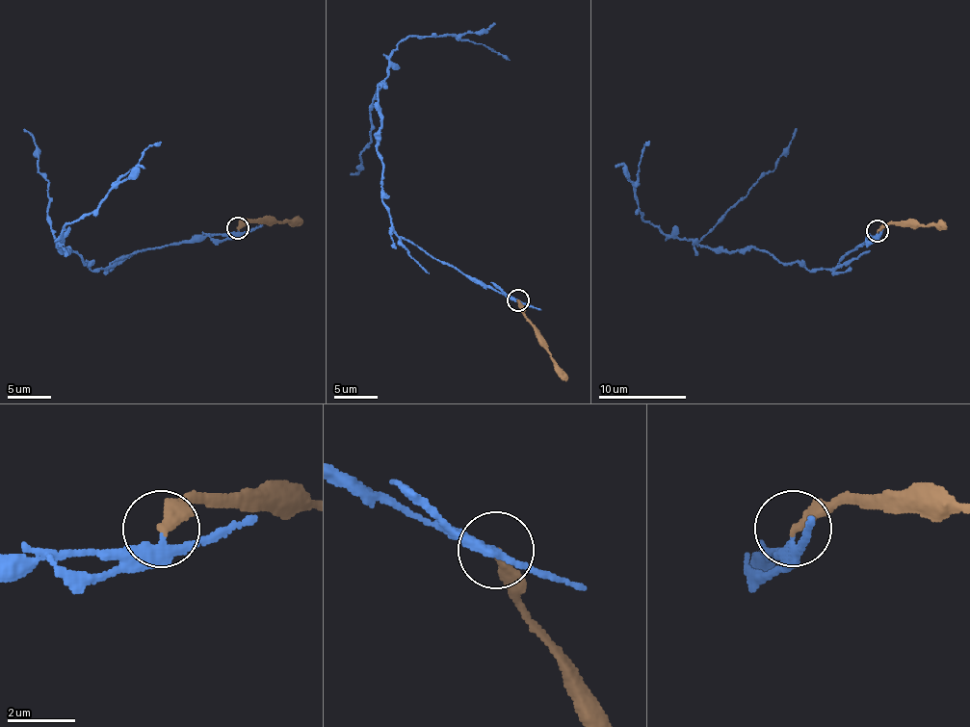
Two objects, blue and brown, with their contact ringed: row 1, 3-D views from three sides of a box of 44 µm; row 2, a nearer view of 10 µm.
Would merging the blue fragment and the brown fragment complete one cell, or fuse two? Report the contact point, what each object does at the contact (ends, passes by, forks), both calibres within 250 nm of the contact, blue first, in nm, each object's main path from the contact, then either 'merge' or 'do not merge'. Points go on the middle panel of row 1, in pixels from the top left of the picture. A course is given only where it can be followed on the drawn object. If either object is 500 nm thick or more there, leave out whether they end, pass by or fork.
(517, 299) | blue passes by | brown ends | 280/320 nm | blue via (518, 300), (394, 232), (377, 149), (377, 91), (387, 76), (388, 57), (408, 37), (457, 35), (509, 61) | brown via (518, 300), (524, 318), (535, 328), (554, 368), (566, 381) | do not merge

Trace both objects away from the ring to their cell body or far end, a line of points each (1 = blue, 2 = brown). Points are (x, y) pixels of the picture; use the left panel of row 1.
1: (238, 228), (145, 248), (93, 271), (58, 247), (72, 222), (89, 216), (161, 141)
2: (238, 228), (247, 221), (302, 223)

